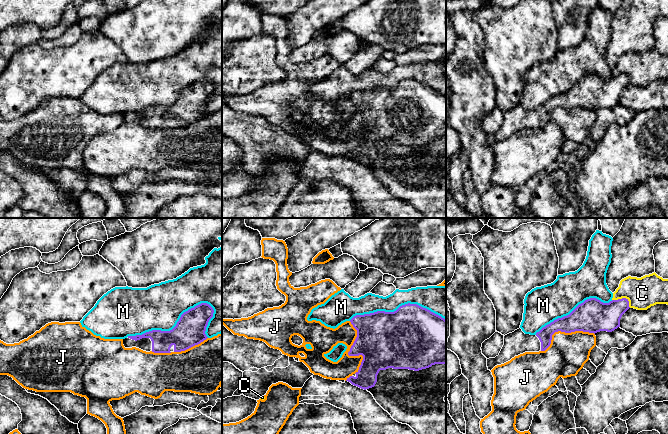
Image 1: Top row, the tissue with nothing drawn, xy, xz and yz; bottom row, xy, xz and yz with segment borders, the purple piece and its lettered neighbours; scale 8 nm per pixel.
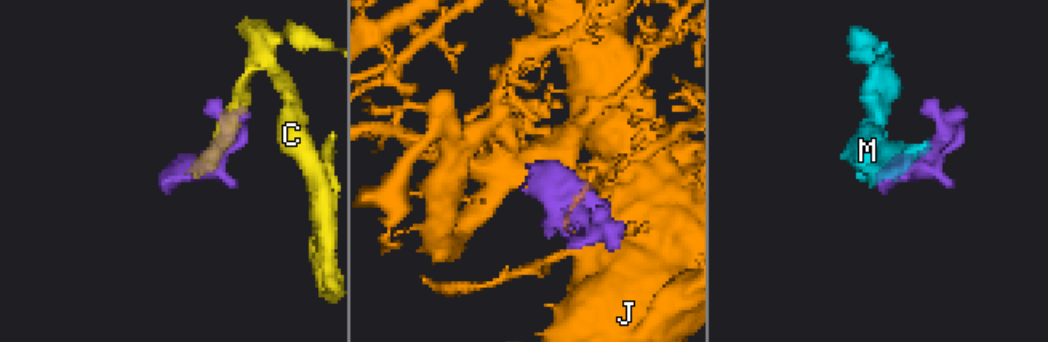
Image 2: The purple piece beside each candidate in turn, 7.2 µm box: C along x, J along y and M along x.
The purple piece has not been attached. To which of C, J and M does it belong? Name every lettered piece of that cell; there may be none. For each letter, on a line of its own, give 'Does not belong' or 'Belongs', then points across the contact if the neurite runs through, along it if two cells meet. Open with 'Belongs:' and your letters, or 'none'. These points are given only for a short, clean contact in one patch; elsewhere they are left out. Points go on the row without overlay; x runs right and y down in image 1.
Belongs: none
C: Does not belong
J: Does not belong
M: Does not belong

